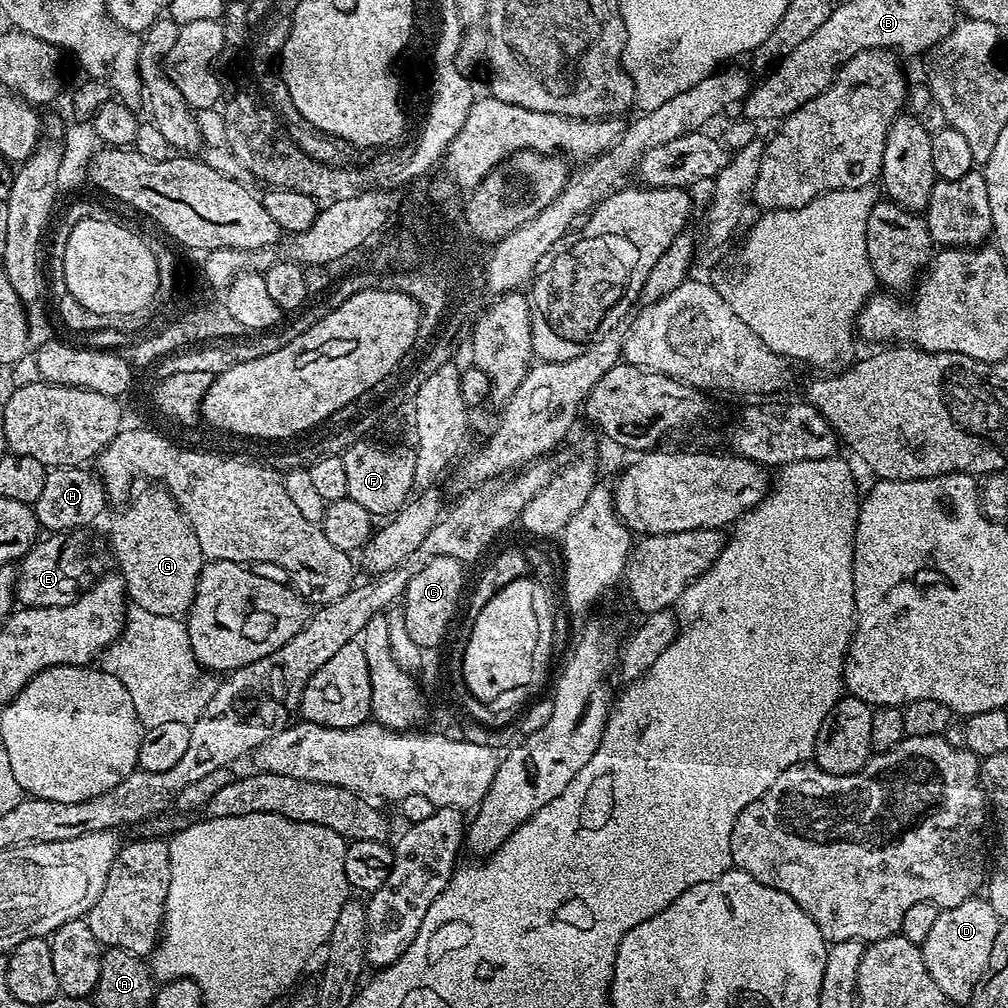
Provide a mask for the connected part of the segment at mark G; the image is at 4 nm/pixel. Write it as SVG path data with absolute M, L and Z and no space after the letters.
M144 486L123 505L124 508L112 520L108 540L112 543L112 556L116 559L118 575L124 579L125 595L129 601L143 610L168 617L183 617L192 608L194 594L197 593L200 571L204 569L205 559L202 546L190 526L190 522L176 504L176 499L163 486Z

